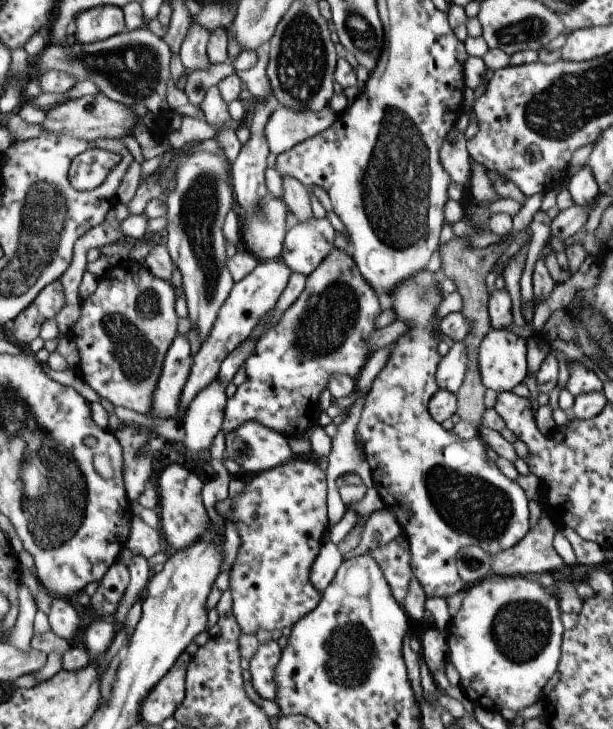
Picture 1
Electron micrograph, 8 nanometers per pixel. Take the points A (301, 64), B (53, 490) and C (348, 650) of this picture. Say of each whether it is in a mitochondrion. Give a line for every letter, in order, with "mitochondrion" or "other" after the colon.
A: mitochondrion
B: mitochondrion
C: mitochondrion

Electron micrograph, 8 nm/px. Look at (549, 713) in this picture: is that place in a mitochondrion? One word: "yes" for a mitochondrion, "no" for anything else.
no

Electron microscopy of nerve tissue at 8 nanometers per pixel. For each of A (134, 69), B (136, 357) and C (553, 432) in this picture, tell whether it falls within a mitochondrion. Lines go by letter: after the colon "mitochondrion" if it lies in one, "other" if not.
A: mitochondrion
B: mitochondrion
C: other

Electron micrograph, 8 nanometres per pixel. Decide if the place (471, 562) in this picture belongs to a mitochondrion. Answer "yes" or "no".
yes

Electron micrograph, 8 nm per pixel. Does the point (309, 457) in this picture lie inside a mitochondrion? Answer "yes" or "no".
no

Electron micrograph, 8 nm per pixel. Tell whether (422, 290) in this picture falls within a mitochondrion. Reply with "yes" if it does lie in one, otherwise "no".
yes

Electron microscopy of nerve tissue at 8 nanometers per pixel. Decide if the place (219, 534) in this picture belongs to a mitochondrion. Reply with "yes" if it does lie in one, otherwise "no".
no

